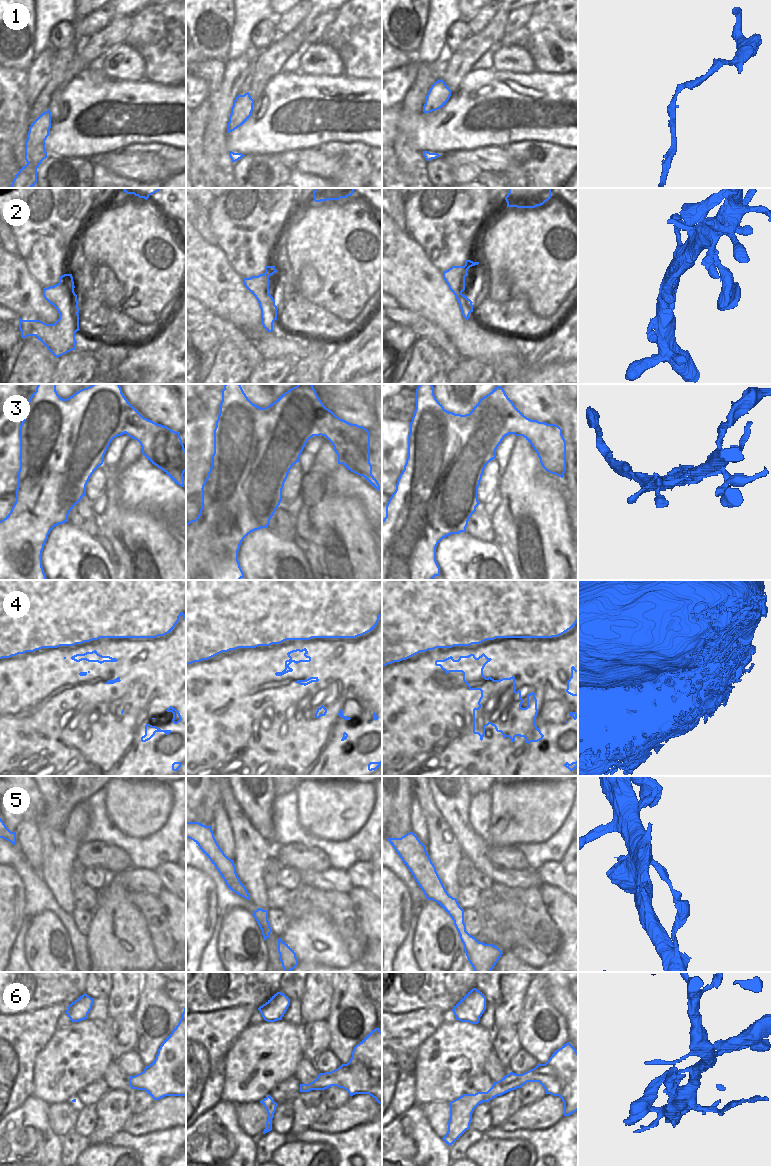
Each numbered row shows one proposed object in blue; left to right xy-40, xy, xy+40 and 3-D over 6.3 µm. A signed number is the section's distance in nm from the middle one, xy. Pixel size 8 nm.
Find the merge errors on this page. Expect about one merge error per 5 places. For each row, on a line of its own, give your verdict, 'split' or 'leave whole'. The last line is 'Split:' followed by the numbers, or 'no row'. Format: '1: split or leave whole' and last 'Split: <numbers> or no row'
1: leave whole
2: leave whole
3: split
4: leave whole
5: leave whole
6: leave whole
Split: 3

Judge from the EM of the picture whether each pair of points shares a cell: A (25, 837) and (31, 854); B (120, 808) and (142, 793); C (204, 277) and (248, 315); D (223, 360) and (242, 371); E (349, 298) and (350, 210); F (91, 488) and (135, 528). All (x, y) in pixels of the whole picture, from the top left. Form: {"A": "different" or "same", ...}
{"A": "same", "B": "same", "C": "same", "D": "same", "E": "same", "F": "different"}

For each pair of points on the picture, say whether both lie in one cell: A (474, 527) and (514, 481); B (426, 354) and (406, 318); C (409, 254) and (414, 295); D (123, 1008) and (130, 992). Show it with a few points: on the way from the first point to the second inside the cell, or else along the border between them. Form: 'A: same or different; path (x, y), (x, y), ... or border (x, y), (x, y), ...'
A: different; border (489, 516), (494, 535)
B: different; border (417, 337), (425, 339), (437, 351)
C: same; path (409, 264), (409, 277), (414, 282), (414, 285)
D: same; path (123, 1004), (123, 999), (126, 996)

